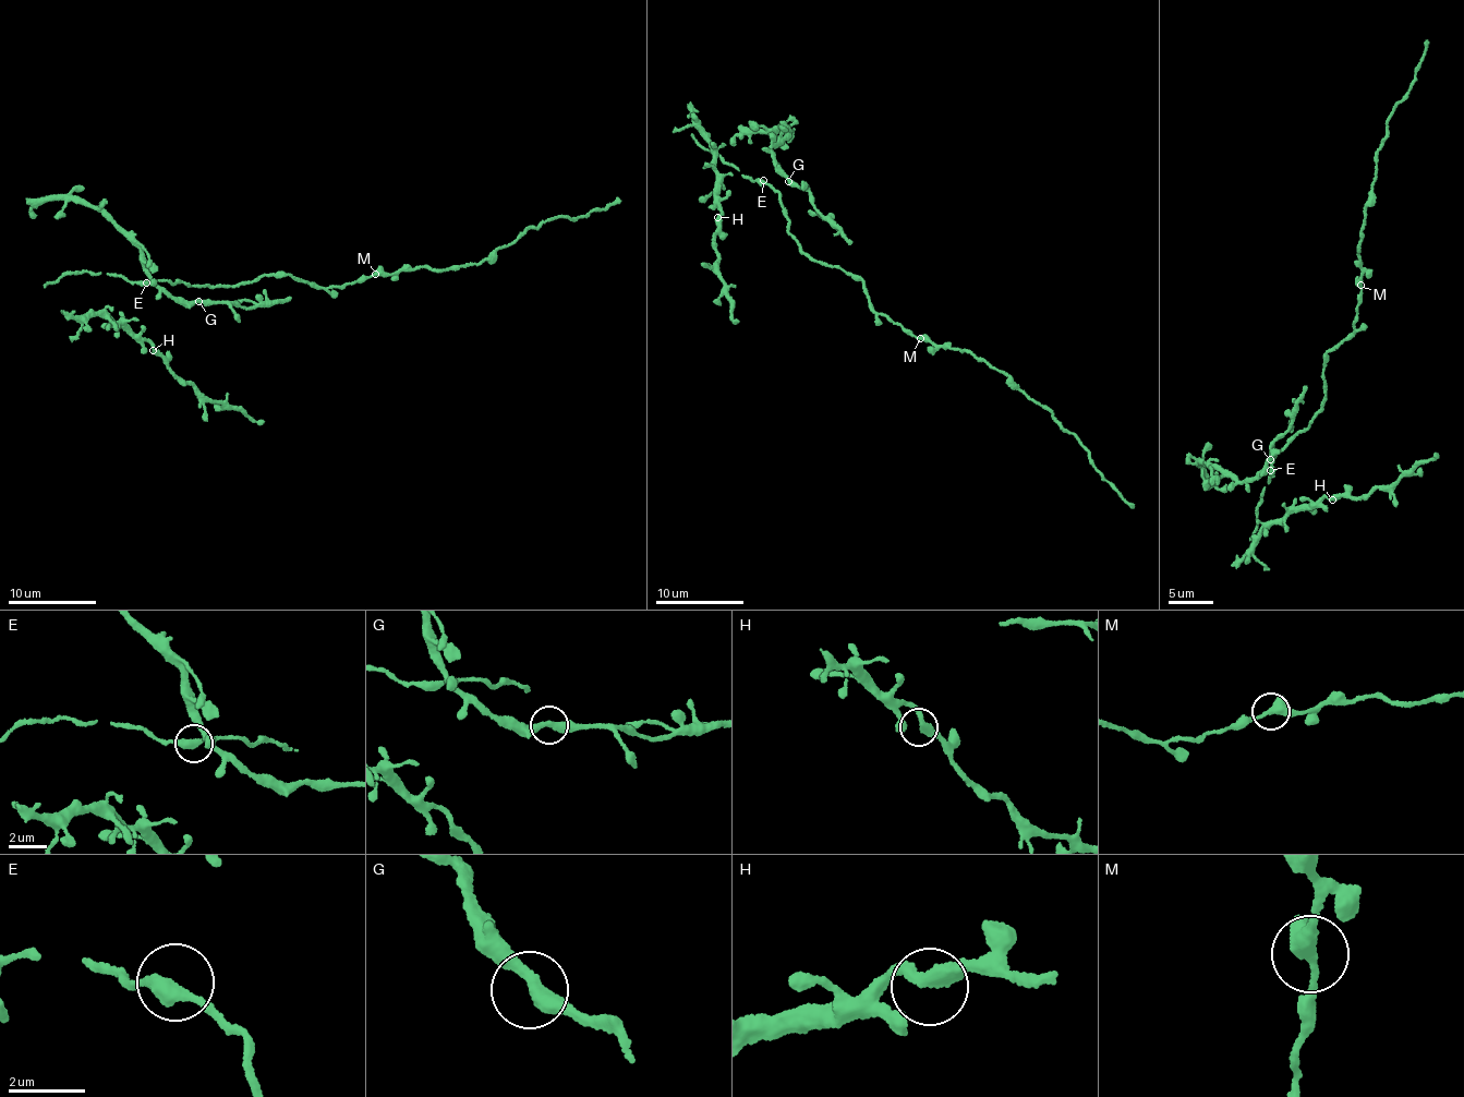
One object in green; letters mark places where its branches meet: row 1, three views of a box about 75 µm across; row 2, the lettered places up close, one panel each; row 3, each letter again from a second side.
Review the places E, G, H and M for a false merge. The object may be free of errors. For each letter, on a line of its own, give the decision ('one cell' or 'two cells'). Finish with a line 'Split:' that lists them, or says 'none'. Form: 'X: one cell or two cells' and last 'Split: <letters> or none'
E: one cell
G: one cell
H: one cell
M: two cells
Split: M

